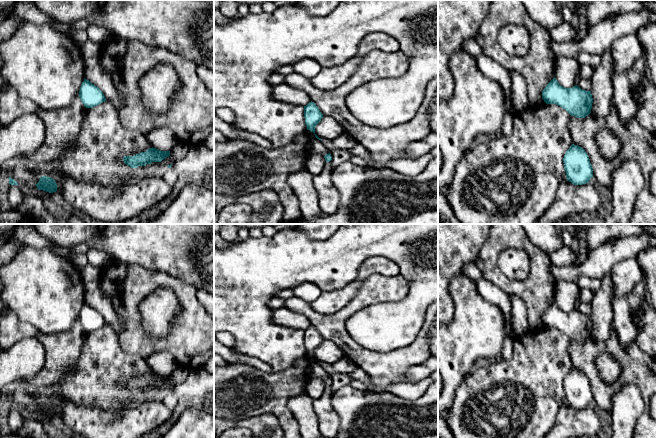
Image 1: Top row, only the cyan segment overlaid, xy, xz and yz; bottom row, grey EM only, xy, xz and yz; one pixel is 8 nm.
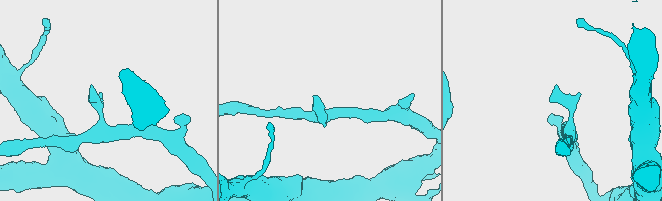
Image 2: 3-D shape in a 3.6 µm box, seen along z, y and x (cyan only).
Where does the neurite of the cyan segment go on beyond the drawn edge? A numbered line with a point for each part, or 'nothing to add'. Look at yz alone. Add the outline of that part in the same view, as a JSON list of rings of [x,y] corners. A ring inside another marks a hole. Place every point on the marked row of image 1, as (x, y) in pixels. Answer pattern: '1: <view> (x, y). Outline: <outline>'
nothing to add

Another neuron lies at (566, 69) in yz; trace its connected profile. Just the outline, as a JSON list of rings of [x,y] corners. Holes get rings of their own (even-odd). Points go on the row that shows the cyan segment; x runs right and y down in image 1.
[[[558,57],[555,64],[555,78],[565,88],[577,84],[579,63],[575,58]]]

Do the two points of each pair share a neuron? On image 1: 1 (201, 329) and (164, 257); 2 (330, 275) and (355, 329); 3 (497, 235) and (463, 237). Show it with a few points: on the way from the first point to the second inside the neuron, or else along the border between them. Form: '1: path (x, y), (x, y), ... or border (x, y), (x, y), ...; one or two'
1: border (152, 269), (164, 271), (195, 287); two
2: path (372, 249), (416, 274), (397, 314); one
3: border (490, 234), (478, 256); two

